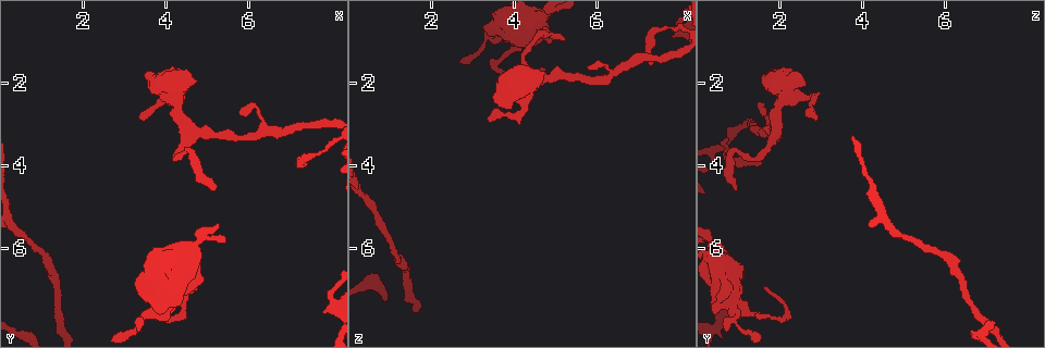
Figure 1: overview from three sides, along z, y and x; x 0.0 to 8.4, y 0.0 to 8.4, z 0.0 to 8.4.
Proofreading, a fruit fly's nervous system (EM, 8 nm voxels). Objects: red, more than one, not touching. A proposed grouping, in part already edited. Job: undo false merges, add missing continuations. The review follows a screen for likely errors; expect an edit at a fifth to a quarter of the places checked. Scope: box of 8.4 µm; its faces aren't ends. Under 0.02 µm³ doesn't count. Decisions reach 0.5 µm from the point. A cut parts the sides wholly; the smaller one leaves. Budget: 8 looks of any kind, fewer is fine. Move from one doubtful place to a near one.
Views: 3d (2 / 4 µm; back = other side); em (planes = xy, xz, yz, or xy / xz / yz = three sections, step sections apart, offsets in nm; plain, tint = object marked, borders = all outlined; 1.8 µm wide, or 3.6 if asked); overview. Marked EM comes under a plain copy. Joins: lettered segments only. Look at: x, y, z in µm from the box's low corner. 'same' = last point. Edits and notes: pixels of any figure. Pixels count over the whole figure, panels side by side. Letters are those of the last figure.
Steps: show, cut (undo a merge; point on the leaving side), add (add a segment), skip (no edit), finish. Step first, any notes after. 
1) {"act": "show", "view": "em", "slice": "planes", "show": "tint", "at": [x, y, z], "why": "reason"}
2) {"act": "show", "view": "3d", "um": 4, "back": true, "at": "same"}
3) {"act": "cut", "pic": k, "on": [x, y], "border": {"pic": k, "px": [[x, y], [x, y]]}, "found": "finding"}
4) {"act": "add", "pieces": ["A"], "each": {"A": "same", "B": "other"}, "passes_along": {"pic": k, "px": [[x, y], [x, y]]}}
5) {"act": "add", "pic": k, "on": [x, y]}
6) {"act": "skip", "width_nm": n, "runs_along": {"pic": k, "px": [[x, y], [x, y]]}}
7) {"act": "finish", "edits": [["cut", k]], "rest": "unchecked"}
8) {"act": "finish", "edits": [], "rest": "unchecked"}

{"act": "show", "view": "em", "slice": "yz", "step": 16, "show": "borders", "at": [7.30, 3.95, 1.55], "why": "tapers out"}

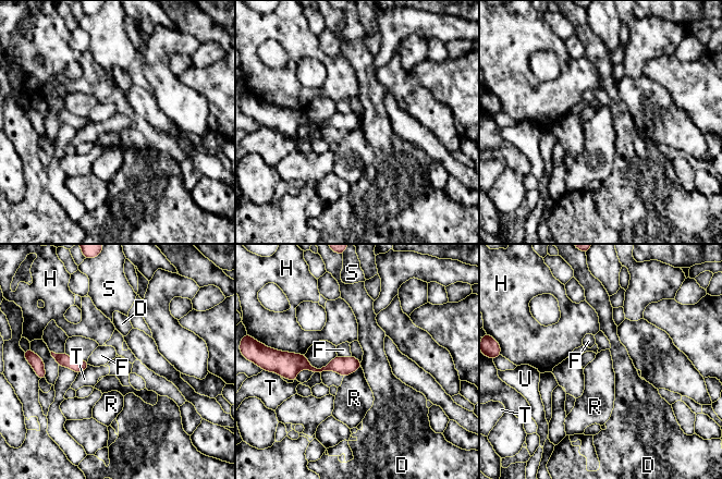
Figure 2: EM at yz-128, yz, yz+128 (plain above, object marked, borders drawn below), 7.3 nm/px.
{"act": "show", "view": "em", "slice": "planes", "show": "borders", "at": "same"}

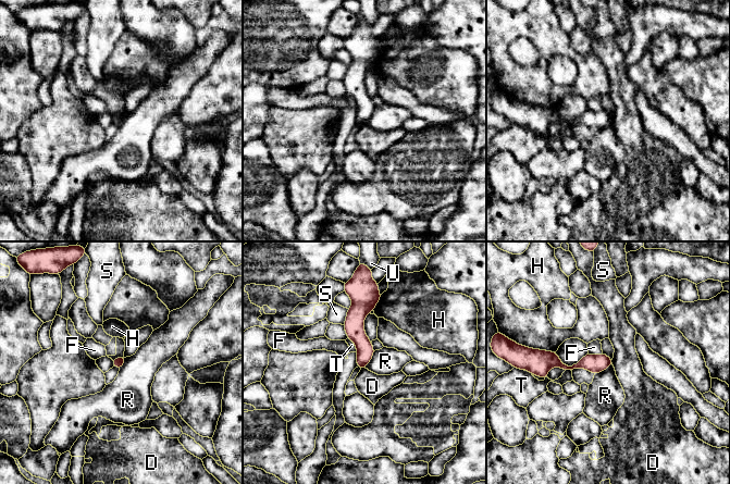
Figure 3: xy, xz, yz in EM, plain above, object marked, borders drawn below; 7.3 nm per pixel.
{"act": "skip", "each": {"D": "other", "F": "other", "H": "other", "R": "other", "S": "other", "T": "other", "U": "other"}, "border": {"pic": 3, "px": [[611, 363], [594, 375]]}, "found": "no lettered segment goes on from it"}

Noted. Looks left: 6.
{"act": "show", "view": "em", "slice": "planes", "show": "tint", "at": [5.15, 4.60, 1.00], "why": "branch stops here"}

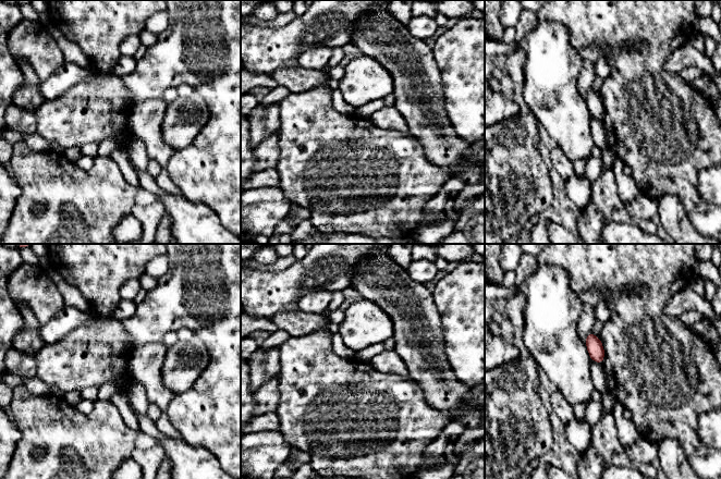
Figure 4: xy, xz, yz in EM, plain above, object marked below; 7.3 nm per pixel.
{"act": "show", "view": "em", "slice": "planes", "show": "borders", "at": "same", "why": "see the neighbours"}

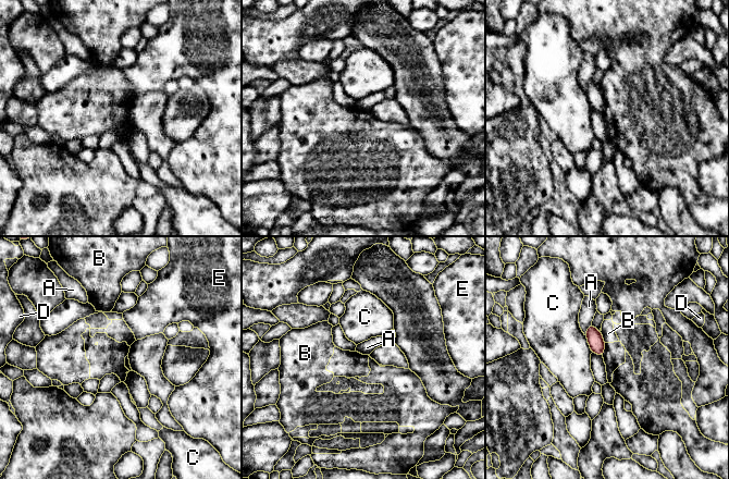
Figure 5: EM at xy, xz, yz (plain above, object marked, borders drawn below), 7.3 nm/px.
{"act": "skip", "width_nm": 120, "each": {"A": "other", "B": "other", "C": "other", "D": "other", "E": "other"}, "border": {"pic": 5, "px": [[591, 323], [584, 334]]}, "found": "none of them fits"}

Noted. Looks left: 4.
{"act": "show", "view": "em", "slice": "planes", "show": "borders", "at": [3.45, 2.85, 2.90], "why": "an open end"}

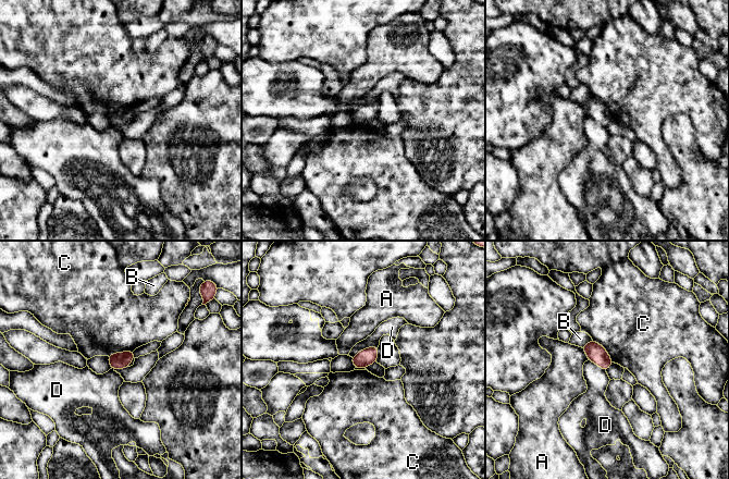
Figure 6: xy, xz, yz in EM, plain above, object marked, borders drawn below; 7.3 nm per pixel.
{"act": "skip", "each": {"A": "other", "B": "other", "C": "other", "D": "other"}, "border": {"pic": 6, "px": [[592, 339], [606, 351], [614, 361]]}, "found": "no lettered segment goes on from it"}

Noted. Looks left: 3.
{"act": "finish", "edits": [], "rest": "unchecked"}

